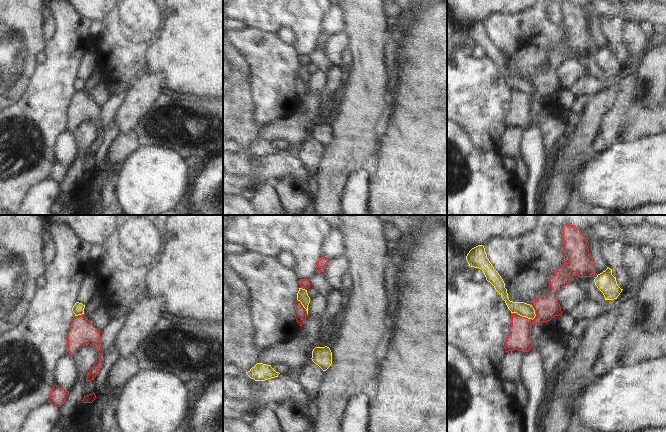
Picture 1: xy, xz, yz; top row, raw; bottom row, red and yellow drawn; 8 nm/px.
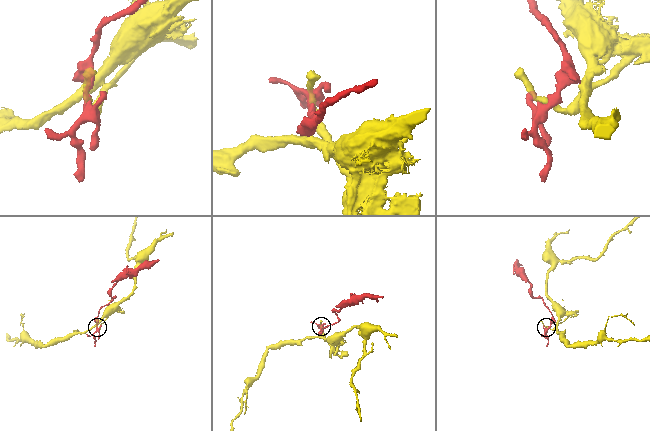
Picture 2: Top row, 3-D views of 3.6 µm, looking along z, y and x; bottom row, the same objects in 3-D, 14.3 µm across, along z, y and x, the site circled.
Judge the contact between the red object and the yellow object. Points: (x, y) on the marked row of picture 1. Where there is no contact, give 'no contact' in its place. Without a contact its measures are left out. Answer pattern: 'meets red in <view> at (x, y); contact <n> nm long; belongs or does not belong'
meets red in yz at (524, 317); contact 200 nm long; does not belong

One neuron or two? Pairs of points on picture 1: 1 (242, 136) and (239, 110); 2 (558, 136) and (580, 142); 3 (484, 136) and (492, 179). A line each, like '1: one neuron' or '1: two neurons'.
1: one neuron
2: two neurons
3: two neurons

